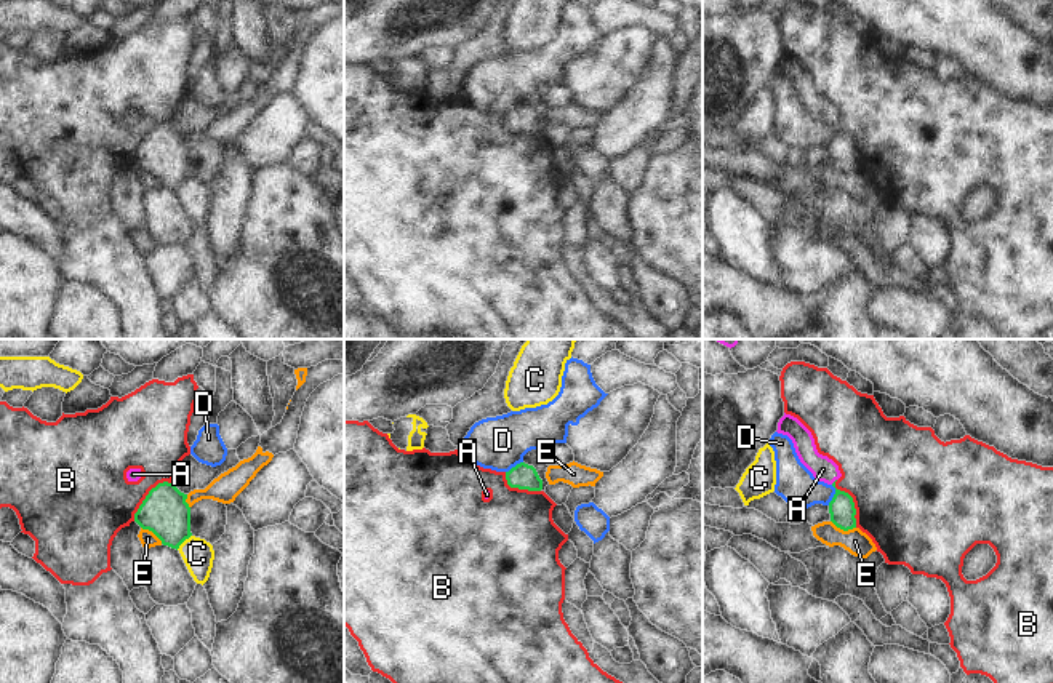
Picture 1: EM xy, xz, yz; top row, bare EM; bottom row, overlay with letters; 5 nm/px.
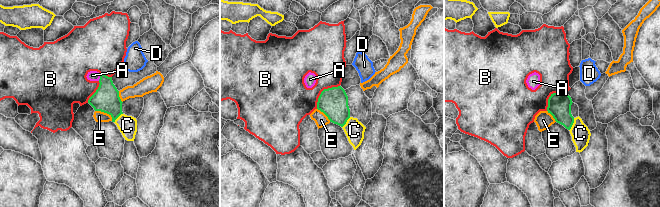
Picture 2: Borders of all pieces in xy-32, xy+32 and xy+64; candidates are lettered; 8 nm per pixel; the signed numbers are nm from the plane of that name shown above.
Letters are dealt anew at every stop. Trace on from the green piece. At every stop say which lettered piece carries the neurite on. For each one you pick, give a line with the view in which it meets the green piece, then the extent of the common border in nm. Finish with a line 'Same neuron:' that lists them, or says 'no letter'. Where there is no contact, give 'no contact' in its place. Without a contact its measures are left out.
A: yz | 40 nm
Same neuron: A

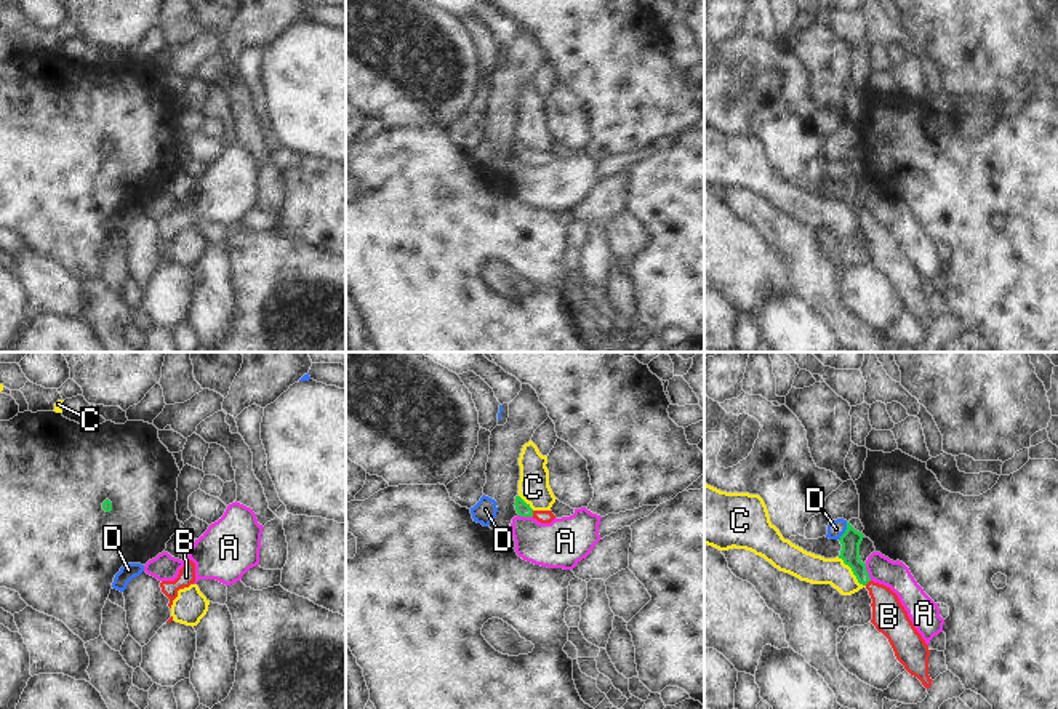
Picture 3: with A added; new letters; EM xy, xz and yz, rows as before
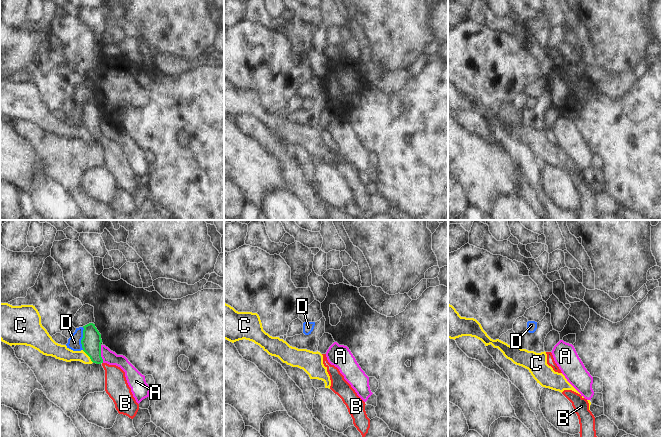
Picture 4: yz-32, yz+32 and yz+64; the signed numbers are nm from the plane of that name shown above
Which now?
B: xz | 30 nm
Same neuron: B

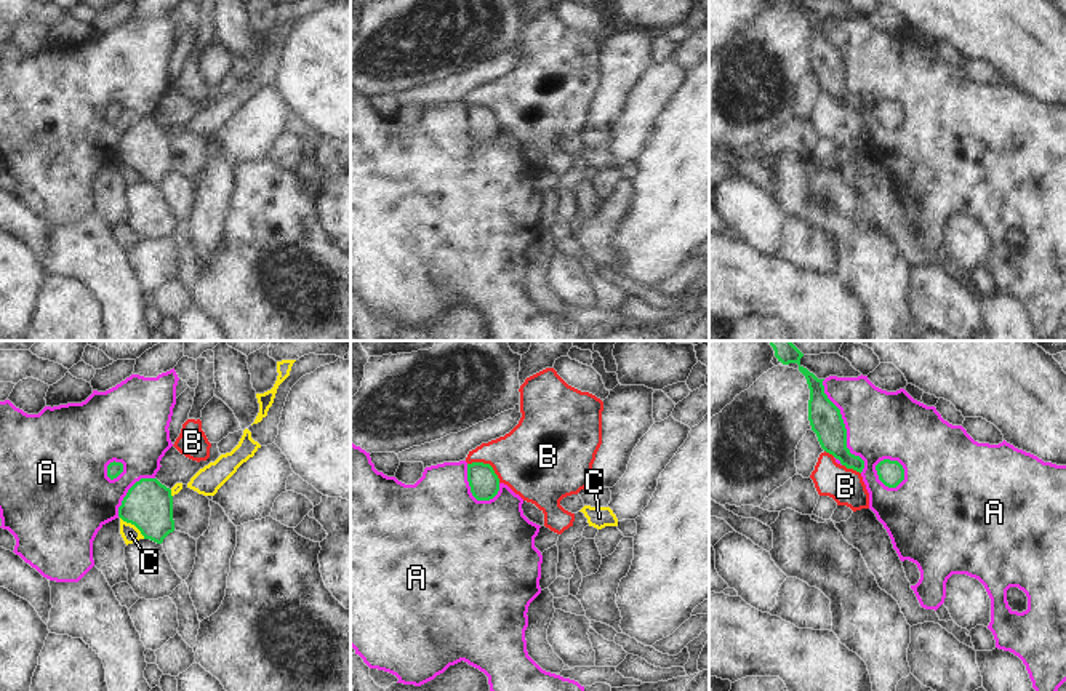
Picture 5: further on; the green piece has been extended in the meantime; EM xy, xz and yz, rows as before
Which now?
Same neuron: no letter

